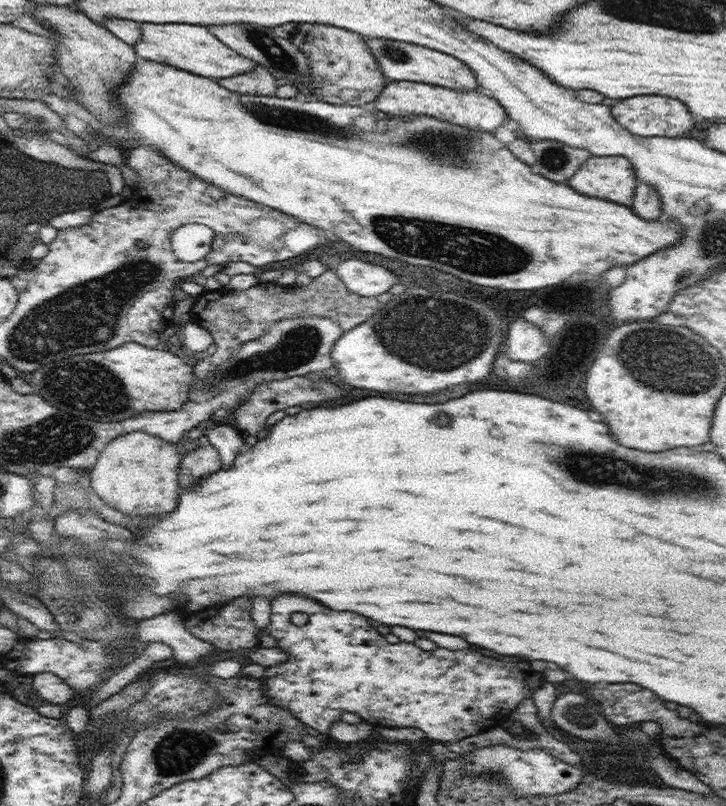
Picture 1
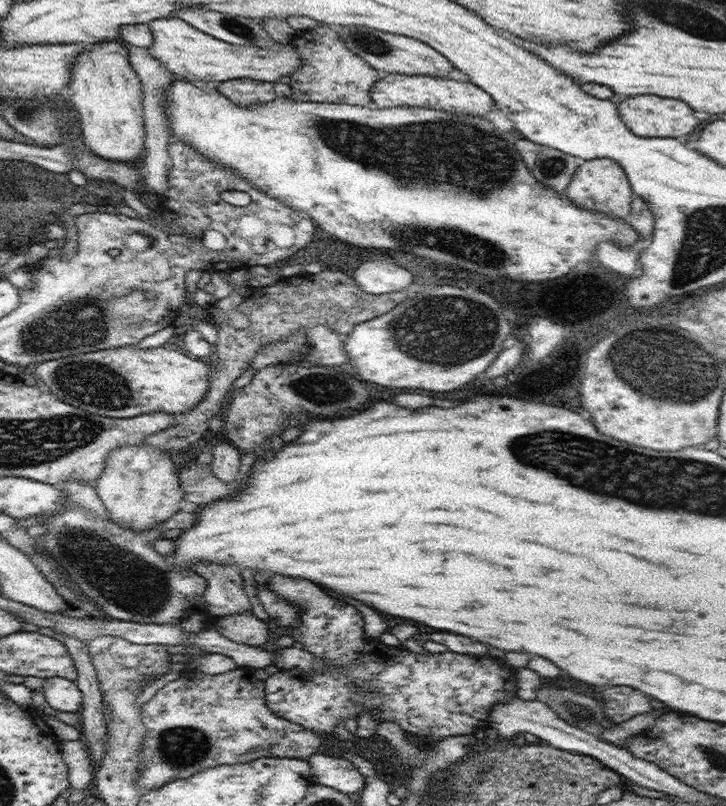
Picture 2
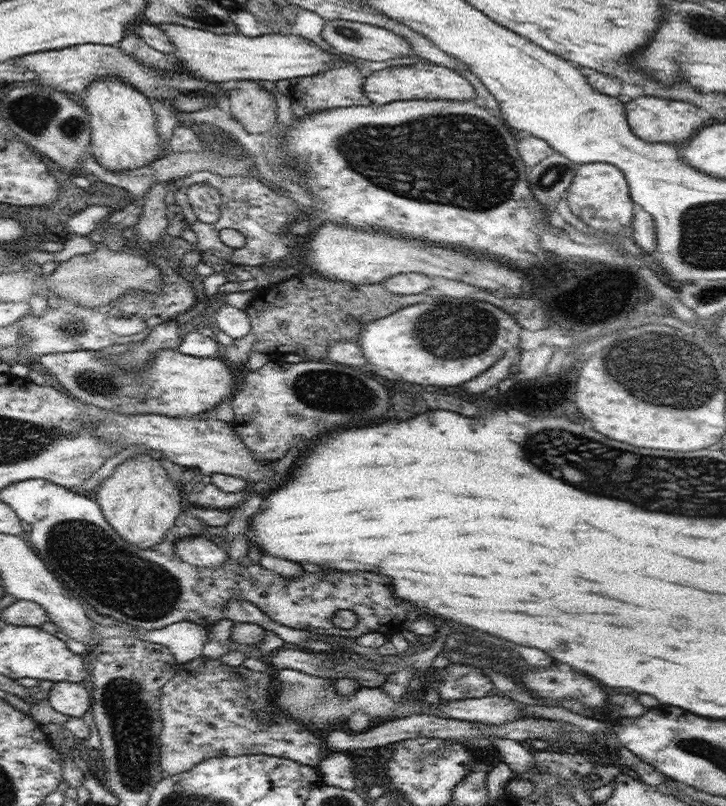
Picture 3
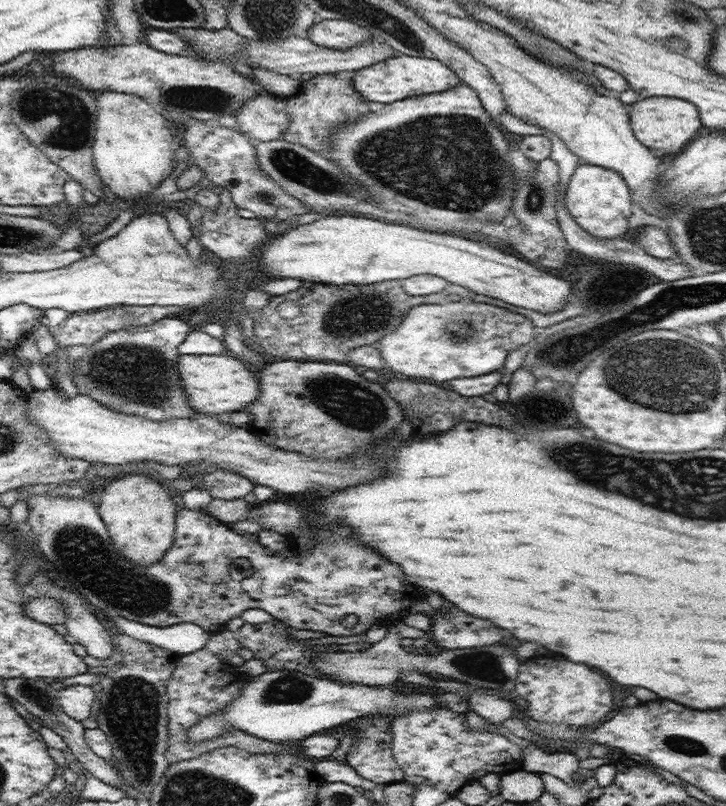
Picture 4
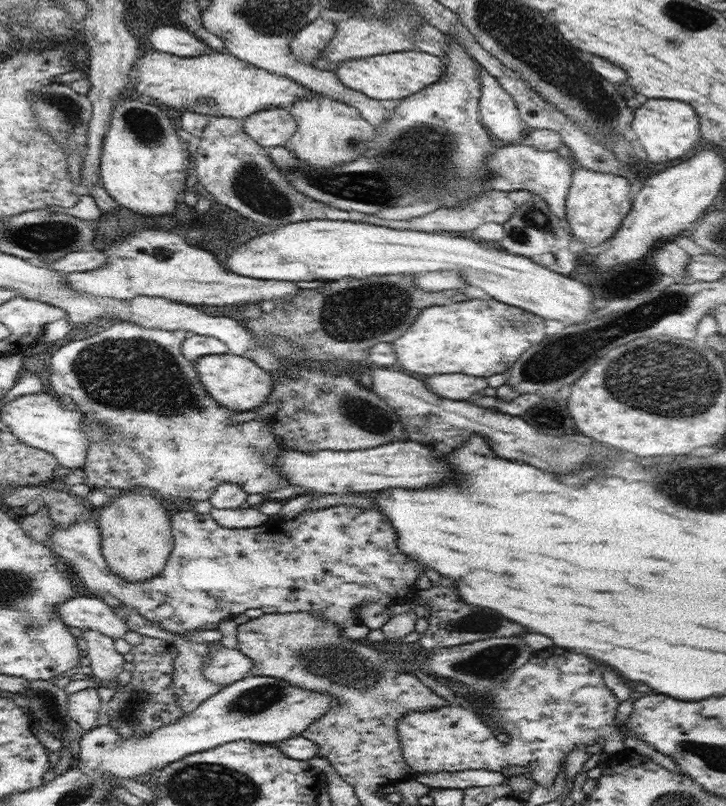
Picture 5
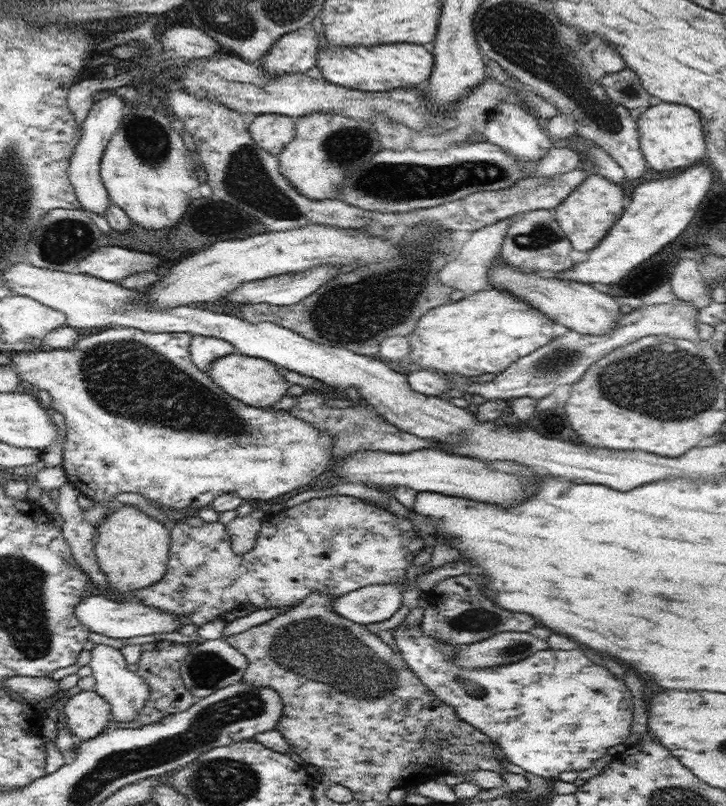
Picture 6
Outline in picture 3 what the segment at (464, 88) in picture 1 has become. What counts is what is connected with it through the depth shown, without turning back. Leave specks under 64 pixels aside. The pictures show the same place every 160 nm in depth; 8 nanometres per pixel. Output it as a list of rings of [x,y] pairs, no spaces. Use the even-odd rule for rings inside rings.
[[[332,19],[325,21],[322,36],[330,46],[335,48],[334,52],[343,52],[344,54],[350,54],[374,62],[396,60],[396,58],[404,58],[404,56],[413,56],[415,54],[411,44],[403,36],[387,28],[370,23],[366,24],[348,19]]]

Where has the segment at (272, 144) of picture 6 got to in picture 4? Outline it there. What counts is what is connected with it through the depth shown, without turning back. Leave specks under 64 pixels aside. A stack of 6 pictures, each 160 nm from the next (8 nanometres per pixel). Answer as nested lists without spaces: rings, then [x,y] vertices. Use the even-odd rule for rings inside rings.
[[[267,92],[245,102],[235,118],[238,130],[248,133],[255,142],[282,138],[290,124],[284,99]]]

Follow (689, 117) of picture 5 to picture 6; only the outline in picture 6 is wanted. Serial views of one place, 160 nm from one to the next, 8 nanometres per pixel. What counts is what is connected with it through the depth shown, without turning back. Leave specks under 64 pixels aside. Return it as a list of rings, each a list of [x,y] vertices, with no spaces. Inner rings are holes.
[[[655,101],[653,106],[641,111],[637,125],[640,149],[645,161],[654,170],[679,172],[705,161],[706,146],[704,146],[702,122],[700,122],[700,116],[694,110],[690,110],[690,106]]]

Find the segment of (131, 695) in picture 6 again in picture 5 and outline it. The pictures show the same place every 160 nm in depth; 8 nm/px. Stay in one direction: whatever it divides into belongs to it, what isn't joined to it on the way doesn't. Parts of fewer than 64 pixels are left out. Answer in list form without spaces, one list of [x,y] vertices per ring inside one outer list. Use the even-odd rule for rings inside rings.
[[[84,629],[83,639],[87,642],[86,652],[92,675],[102,680],[101,686],[120,686],[117,676],[123,671],[125,661],[123,655],[116,651],[114,639],[94,629]]]

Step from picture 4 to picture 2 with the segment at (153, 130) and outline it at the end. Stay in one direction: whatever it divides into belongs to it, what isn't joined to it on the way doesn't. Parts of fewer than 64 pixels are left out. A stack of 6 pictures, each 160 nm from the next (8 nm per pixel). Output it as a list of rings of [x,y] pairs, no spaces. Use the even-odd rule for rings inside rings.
[[[119,38],[86,46],[75,58],[71,76],[70,99],[80,114],[83,140],[92,153],[126,163],[144,156],[143,90],[138,73],[129,61],[126,42]]]

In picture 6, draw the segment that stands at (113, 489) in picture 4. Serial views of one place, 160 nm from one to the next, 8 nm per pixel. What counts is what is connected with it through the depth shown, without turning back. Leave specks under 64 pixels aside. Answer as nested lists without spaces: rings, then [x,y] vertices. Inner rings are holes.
[[[124,505],[112,512],[97,528],[96,562],[107,576],[108,586],[120,593],[134,593],[160,582],[166,573],[171,547],[171,532],[164,523],[140,511],[136,505]]]

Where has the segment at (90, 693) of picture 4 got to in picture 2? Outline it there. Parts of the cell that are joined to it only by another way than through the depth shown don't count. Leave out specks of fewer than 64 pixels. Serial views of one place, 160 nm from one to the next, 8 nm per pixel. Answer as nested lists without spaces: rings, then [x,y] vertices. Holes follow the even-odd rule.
[[[62,677],[44,679],[43,696],[56,711],[80,713],[83,703],[82,692],[75,681]]]

